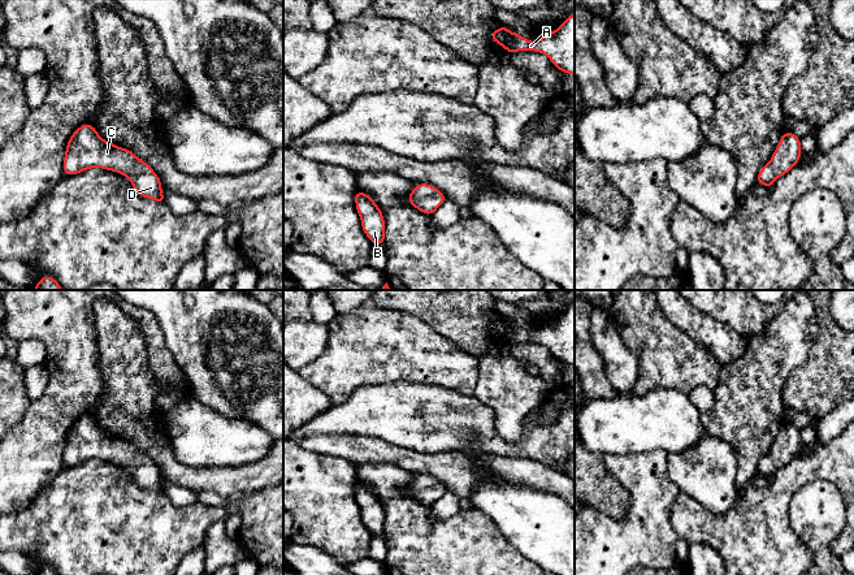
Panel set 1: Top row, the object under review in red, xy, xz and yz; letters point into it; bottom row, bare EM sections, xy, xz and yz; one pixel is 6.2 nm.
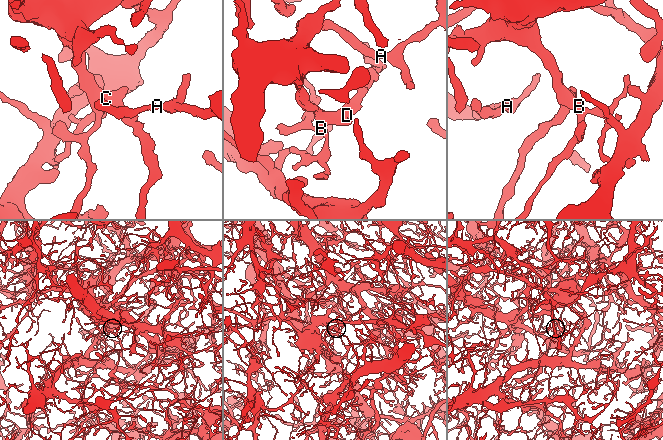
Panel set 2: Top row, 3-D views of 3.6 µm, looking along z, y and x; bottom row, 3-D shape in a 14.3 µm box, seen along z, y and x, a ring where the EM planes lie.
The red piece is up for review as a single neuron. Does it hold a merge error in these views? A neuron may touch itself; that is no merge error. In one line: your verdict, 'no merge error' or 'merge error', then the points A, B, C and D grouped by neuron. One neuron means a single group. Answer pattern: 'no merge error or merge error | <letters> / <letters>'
no merge error | A B C D

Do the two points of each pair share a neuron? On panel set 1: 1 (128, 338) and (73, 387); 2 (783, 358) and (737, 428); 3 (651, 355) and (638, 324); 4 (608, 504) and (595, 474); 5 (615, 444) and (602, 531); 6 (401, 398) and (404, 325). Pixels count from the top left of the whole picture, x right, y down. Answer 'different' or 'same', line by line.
1: different
2: same
3: same
4: same
5: different
6: different

